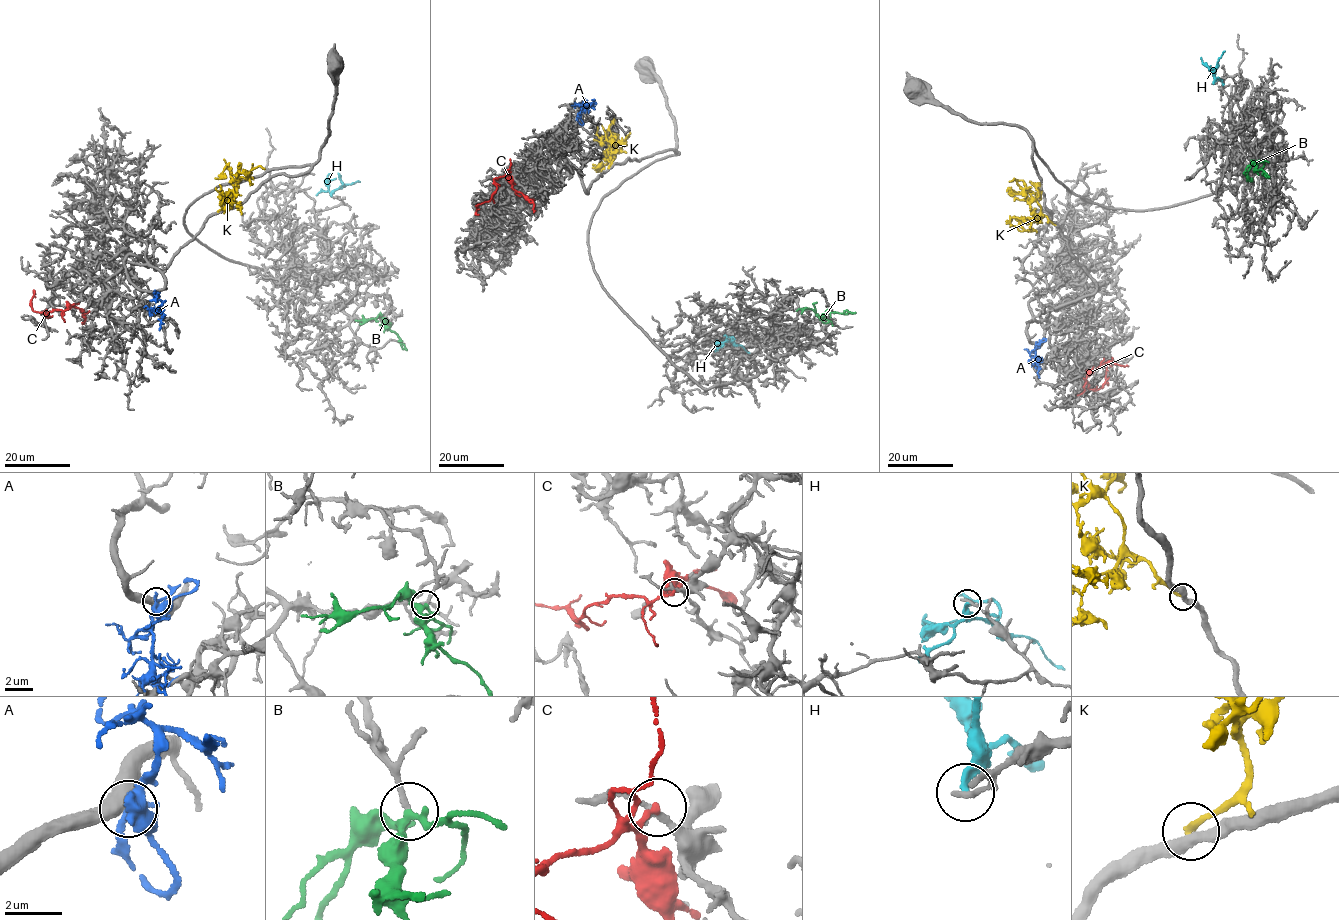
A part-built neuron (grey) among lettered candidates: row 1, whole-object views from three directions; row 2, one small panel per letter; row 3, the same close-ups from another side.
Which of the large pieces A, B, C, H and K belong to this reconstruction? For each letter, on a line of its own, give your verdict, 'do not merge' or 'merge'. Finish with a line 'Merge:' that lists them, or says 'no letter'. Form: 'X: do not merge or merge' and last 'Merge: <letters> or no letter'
A: do not merge
B: merge
C: do not merge
H: do not merge
K: do not merge
Merge: B

